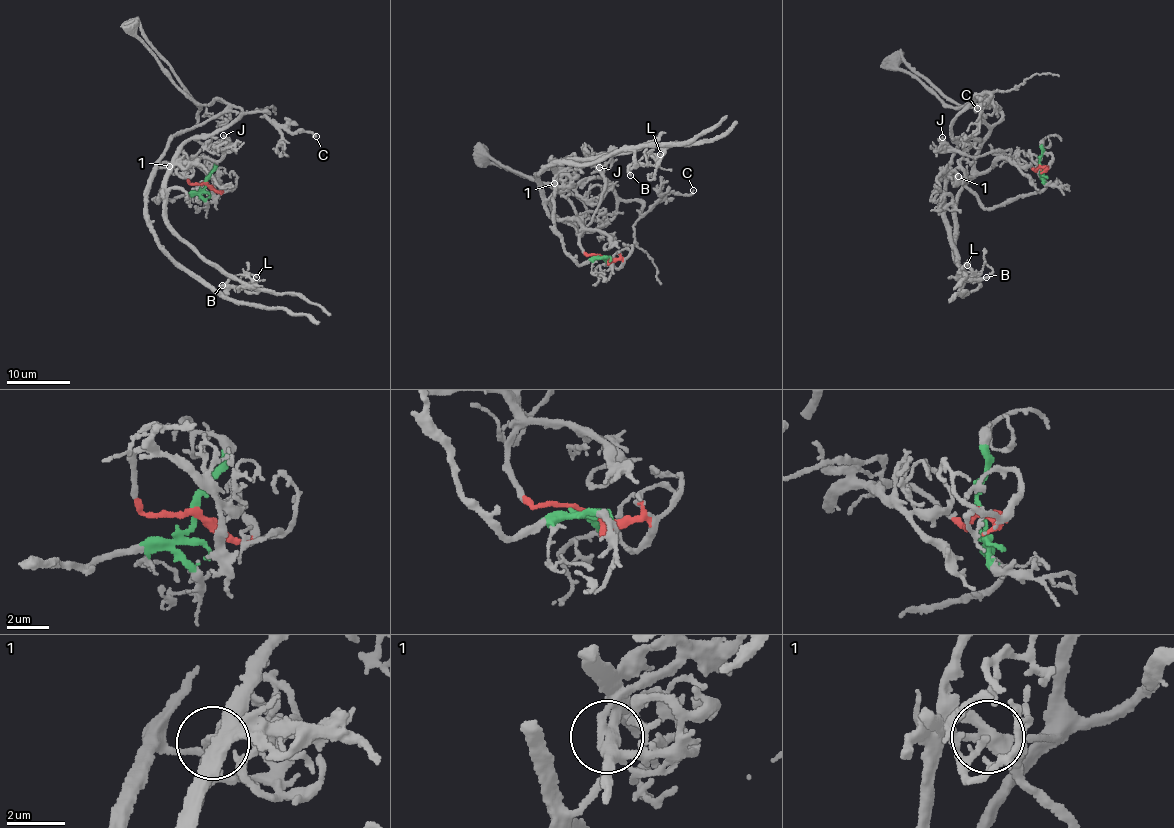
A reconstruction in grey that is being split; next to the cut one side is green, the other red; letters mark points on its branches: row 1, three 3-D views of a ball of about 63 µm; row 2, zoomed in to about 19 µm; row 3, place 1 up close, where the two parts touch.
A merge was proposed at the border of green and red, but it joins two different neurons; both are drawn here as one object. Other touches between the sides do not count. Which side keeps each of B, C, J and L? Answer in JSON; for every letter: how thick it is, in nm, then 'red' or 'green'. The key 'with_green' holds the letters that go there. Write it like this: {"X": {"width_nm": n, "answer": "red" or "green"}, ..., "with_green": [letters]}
{"B": {"width_nm": 220, "answer": "red"}, "C": {"width_nm": 180, "answer": "green"}, "J": {"width_nm": 170, "answer": "red"}, "L": {"width_nm": 120, "answer": "red"}, "with_green": ["C"]}

